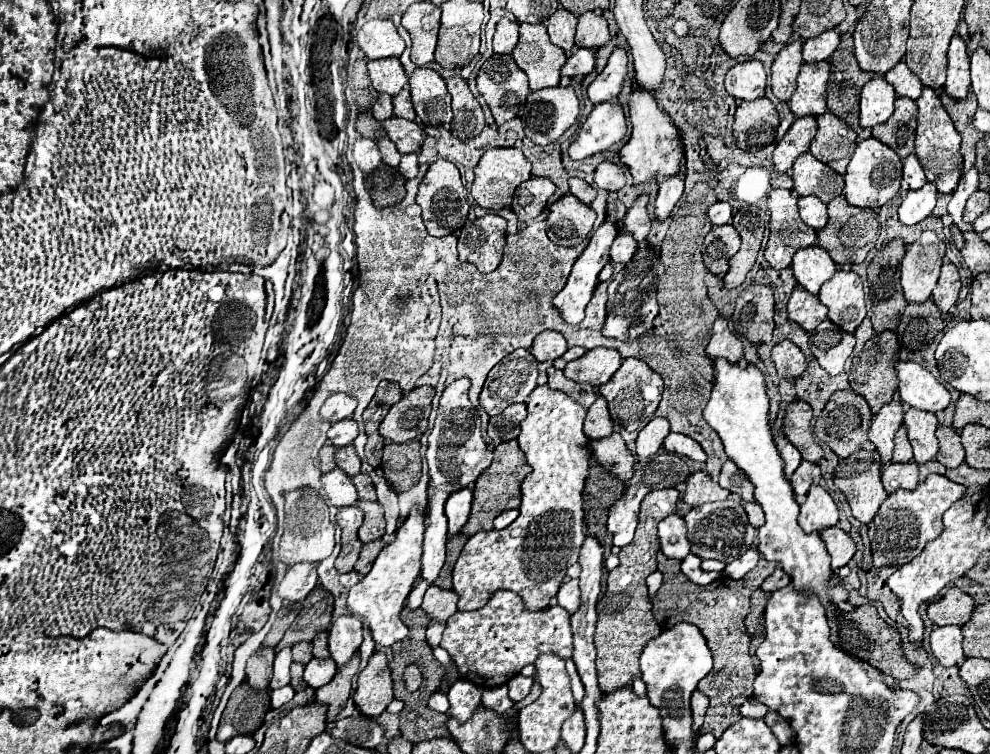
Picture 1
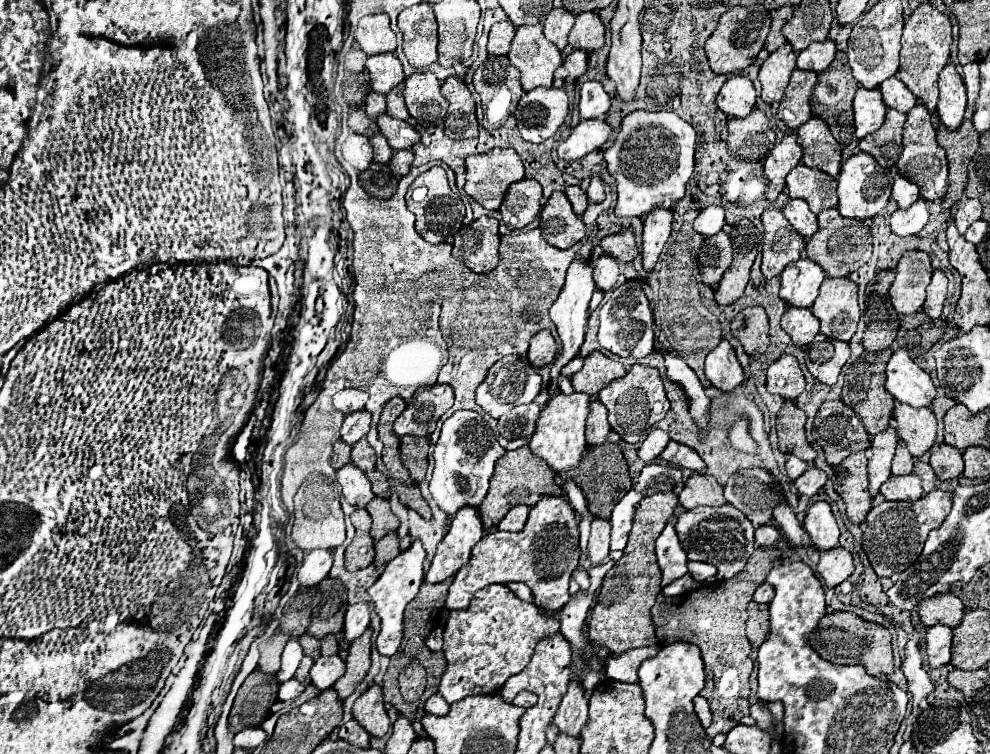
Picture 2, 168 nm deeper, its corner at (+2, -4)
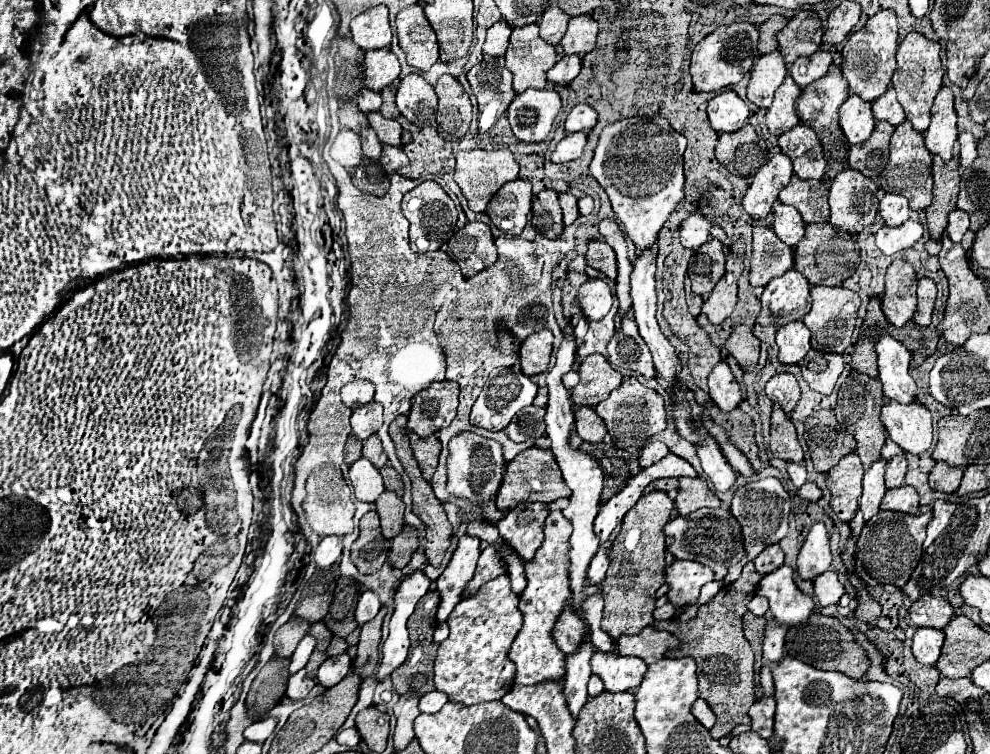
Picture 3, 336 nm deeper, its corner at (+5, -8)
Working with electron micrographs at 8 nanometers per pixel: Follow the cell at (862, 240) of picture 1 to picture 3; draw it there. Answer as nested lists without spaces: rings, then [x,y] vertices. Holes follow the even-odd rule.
[[[817,222],[817,224],[807,224],[803,240],[795,246],[795,270],[799,270],[813,286],[839,286],[843,280],[855,274],[859,266],[859,246],[857,238],[843,232],[843,230],[833,230],[829,222]]]

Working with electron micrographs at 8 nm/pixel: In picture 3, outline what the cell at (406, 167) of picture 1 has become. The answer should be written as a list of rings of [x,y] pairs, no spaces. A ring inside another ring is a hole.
[[[383,146],[383,154],[379,158],[379,164],[385,168],[385,172],[397,172],[399,168],[409,164],[409,158],[405,156],[401,146]]]

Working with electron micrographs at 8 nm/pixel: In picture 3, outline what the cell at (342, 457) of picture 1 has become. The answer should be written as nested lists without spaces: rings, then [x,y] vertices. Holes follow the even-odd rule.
[[[375,434],[369,440],[365,440],[361,456],[367,458],[369,462],[373,462],[373,466],[377,466],[377,468],[381,468],[381,466],[387,464],[387,456],[385,456],[385,452],[381,448],[381,440]]]

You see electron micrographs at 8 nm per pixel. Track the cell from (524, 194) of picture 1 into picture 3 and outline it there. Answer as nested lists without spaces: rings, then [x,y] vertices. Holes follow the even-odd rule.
[[[517,178],[505,184],[493,196],[493,200],[487,206],[487,214],[499,230],[503,230],[509,236],[519,236],[523,226],[527,224],[531,204],[533,204],[531,182]]]

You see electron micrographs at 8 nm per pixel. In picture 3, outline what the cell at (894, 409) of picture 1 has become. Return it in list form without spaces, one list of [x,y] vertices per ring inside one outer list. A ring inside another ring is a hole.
[[[879,458],[871,464],[871,468],[865,472],[863,476],[863,494],[859,498],[859,508],[865,516],[865,520],[869,520],[871,516],[875,516],[879,512],[879,504],[881,504],[881,498],[887,490],[885,486],[885,464],[887,460],[885,458]]]

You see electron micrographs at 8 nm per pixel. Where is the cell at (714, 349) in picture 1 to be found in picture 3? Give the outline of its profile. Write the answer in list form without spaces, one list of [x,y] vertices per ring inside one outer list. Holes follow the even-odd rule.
[[[725,360],[713,366],[709,374],[709,396],[723,412],[731,412],[741,402],[741,388]]]

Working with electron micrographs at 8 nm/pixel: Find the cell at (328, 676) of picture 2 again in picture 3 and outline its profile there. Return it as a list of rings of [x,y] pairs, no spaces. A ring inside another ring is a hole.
[[[347,654],[327,658],[317,670],[317,682],[323,688],[331,688],[337,682],[341,682],[349,674],[349,670],[351,670],[351,658]]]

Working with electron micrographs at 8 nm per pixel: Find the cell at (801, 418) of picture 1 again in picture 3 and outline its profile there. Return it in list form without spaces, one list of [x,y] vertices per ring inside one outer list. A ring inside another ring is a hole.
[[[775,406],[771,414],[771,442],[769,448],[775,458],[781,458],[785,462],[803,462],[803,448],[797,440],[797,432],[789,416]]]

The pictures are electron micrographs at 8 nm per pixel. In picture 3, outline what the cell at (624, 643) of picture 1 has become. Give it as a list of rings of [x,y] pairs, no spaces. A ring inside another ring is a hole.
[[[649,492],[639,498],[639,502],[625,514],[619,534],[613,540],[611,566],[603,582],[605,610],[601,620],[601,630],[615,638],[625,634],[635,636],[639,630],[653,622],[655,592],[665,582],[665,534],[663,526],[669,522],[673,510],[673,500],[665,492]]]

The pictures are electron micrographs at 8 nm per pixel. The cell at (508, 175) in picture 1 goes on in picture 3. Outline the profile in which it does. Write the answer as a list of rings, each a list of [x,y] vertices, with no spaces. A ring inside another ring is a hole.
[[[473,150],[473,152],[459,152],[457,154],[457,168],[455,168],[455,182],[459,184],[463,196],[469,202],[473,212],[485,212],[489,200],[497,194],[497,190],[515,180],[519,176],[519,164],[513,158],[511,150]]]

